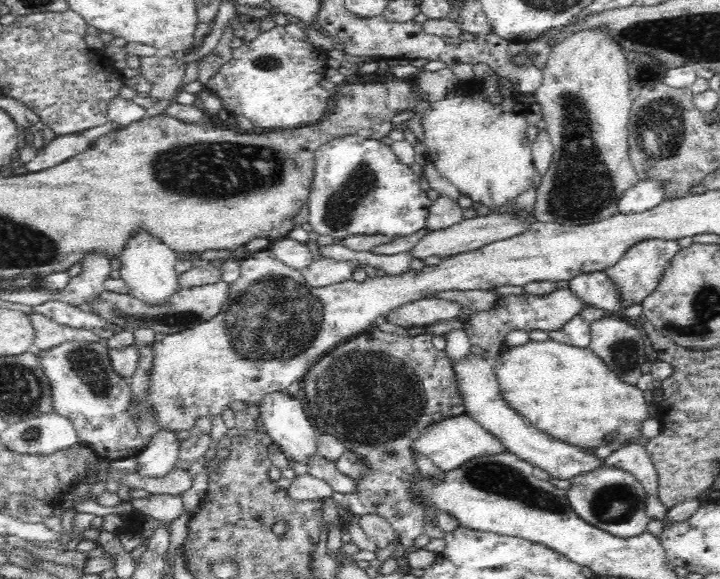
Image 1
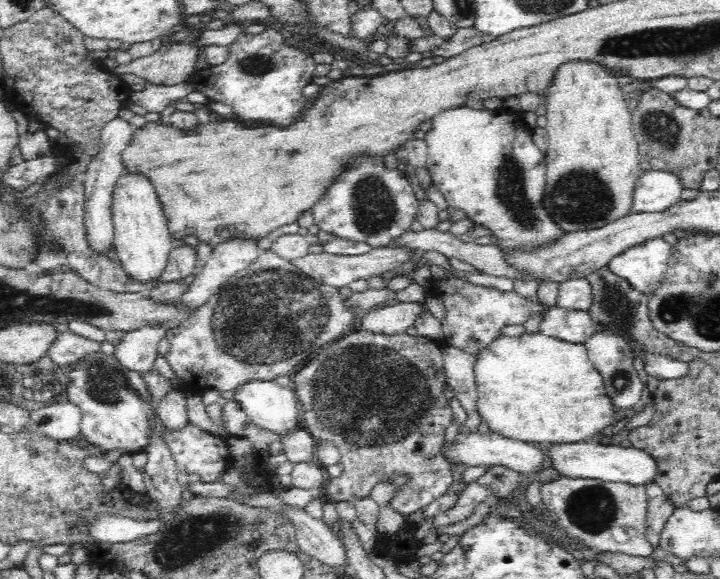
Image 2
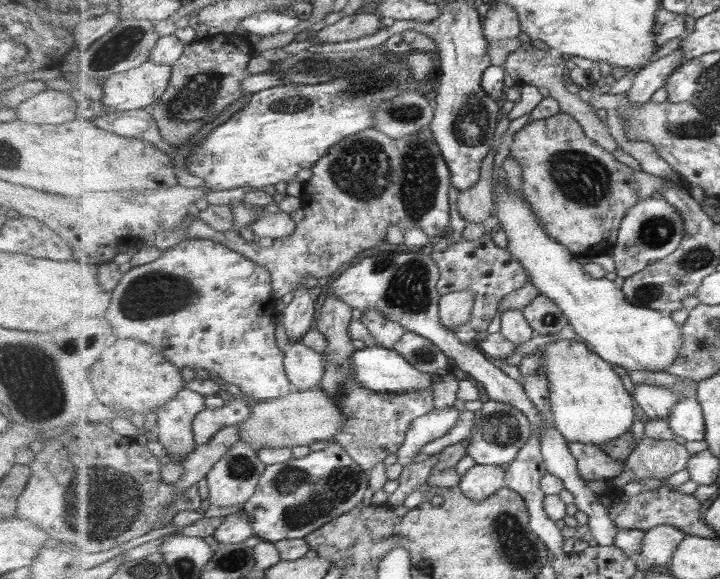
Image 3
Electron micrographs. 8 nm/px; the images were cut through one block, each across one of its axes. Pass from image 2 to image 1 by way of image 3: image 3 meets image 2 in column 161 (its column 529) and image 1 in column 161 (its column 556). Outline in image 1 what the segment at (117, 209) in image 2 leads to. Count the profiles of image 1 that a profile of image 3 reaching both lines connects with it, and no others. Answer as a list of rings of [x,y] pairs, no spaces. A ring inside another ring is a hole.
[[[146,228],[132,231],[120,251],[120,278],[126,281],[130,294],[150,305],[163,303],[179,290],[175,262],[177,252],[152,235]]]

